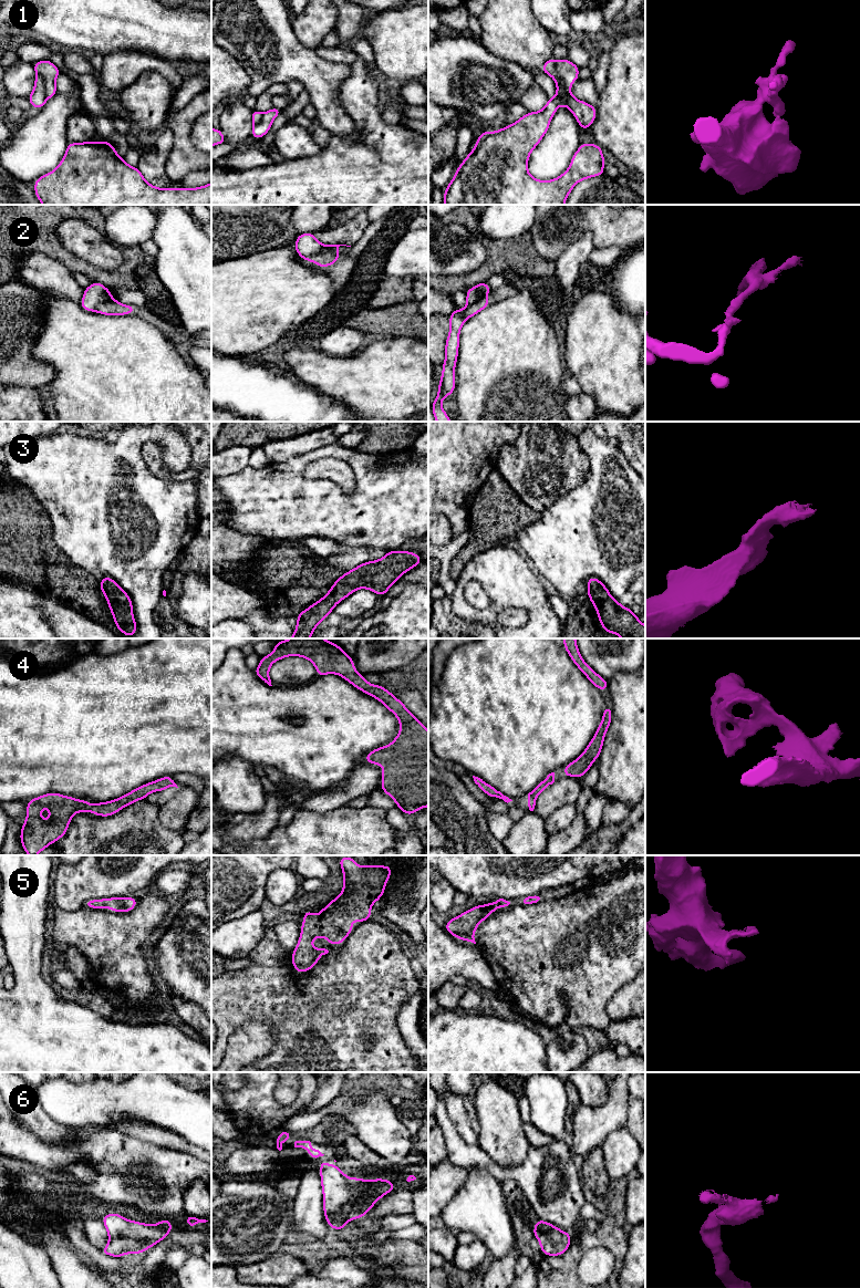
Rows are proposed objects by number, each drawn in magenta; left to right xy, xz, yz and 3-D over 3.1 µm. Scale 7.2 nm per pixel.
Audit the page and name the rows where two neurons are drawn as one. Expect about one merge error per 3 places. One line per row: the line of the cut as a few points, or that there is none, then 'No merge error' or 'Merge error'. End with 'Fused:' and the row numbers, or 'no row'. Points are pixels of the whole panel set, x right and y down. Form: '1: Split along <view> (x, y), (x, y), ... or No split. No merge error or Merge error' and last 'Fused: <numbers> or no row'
1: Split along yz (555, 61), (557, 76), (561, 85), (569, 90). Merge error
2: Split along yz (486, 293), (465, 309), (464, 315), (466, 319). Merge error
3: No split. No merge error
4: No split. No merge error
5: No split. No merge error
6: Split along xy (155, 1224), (163, 1222), (168, 1233). Merge error
Fused: 1, 2, 6

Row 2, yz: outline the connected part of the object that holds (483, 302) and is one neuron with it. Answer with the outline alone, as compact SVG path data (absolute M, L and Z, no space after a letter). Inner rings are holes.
M486 294L481 297L477 302L475 302L474 304L465 309L464 313L465 313L466 319L469 319L476 315L477 313L479 313L481 310L484 310L485 308L489 305L490 303Z

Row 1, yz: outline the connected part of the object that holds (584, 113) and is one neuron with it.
M550 58L541 66L541 72L550 75L555 80L557 85L557 95L560 97L560 105L566 106L572 112L579 124L579 127L588 131L597 117L597 108L587 102L576 98L571 94L570 90L563 89L555 69L555 64L556 60Z

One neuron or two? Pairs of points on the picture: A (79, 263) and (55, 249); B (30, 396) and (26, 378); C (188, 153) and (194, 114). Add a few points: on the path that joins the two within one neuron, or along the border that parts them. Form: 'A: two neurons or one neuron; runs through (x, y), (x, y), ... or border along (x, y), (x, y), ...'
A: one neuron; runs through (73, 263), (61, 255)
B: two neurons; border along (11, 386), (33, 387), (38, 391)
C: one neuron; runs through (185, 143), (185, 124)

